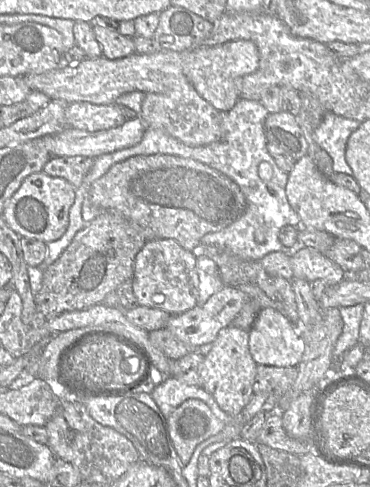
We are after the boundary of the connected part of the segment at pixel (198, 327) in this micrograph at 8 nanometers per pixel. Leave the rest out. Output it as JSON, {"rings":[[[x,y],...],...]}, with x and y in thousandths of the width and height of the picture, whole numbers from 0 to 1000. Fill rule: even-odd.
{"rings":[[[605,587],[586,602],[576,604],[554,624],[530,626],[503,641],[462,649],[446,674],[511,713],[535,717],[551,706],[576,704],[592,680],[627,665],[673,614],[681,612],[643,589]]]}

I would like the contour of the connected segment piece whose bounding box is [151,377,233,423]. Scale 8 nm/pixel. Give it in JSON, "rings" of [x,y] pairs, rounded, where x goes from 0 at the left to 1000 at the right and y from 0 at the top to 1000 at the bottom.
{"rings":[[[446,774],[432,789],[422,791],[408,807],[408,817],[419,823],[446,860],[508,819],[549,823],[578,852],[608,869],[619,869],[630,860],[592,836],[576,813],[549,795],[508,791],[470,774]]]}

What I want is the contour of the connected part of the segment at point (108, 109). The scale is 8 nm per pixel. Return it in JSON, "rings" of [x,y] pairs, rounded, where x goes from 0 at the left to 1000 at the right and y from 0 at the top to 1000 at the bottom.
{"rings":[[[243,209],[186,211],[176,244],[184,261],[241,271],[314,263],[341,248],[314,211],[262,216]]]}

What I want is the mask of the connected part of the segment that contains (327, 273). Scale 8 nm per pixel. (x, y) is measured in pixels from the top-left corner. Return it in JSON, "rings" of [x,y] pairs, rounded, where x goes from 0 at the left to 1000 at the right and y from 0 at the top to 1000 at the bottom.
{"rings":[[[822,507],[786,526],[792,569],[843,579],[873,575],[884,587],[905,587],[932,569],[932,556],[873,520]]]}

